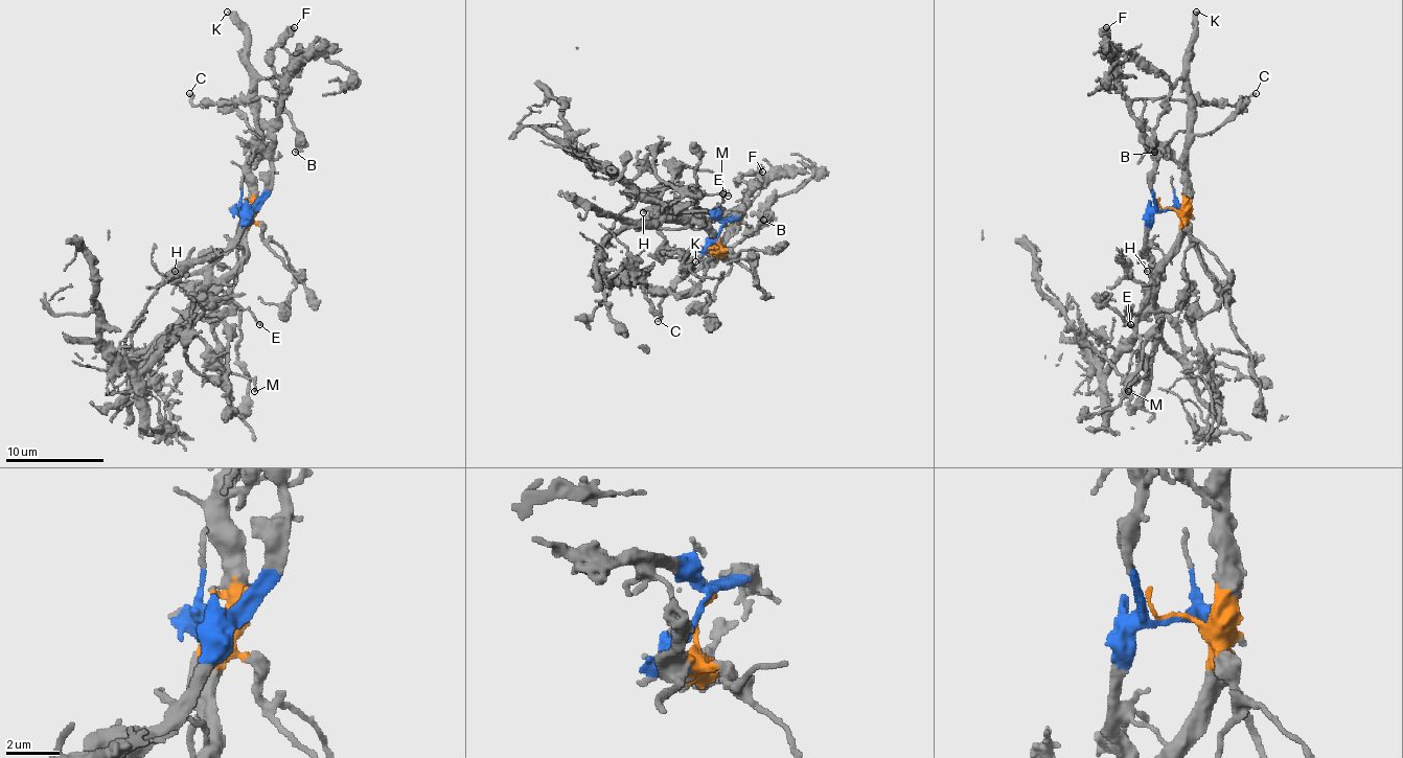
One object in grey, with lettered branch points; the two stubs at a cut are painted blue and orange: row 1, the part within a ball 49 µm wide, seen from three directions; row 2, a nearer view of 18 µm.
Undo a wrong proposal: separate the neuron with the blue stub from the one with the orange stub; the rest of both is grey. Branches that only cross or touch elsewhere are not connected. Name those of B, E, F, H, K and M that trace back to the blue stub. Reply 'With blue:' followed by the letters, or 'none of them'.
With blue: E, F, H, M

